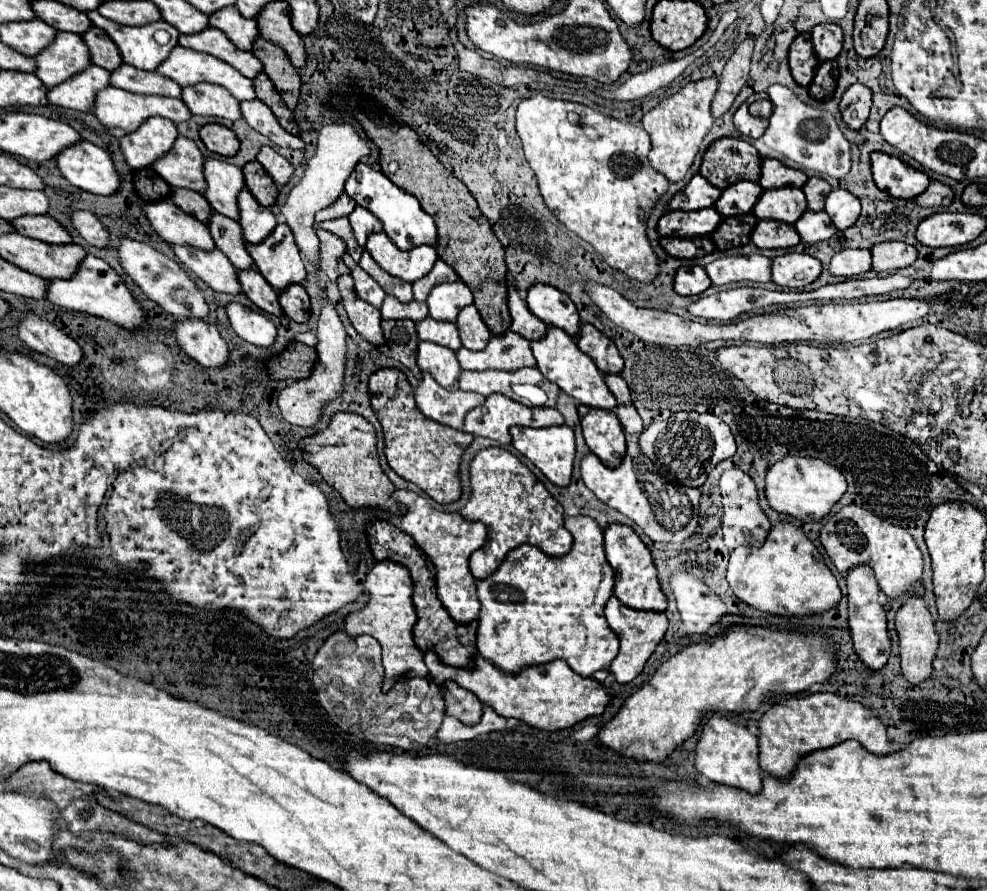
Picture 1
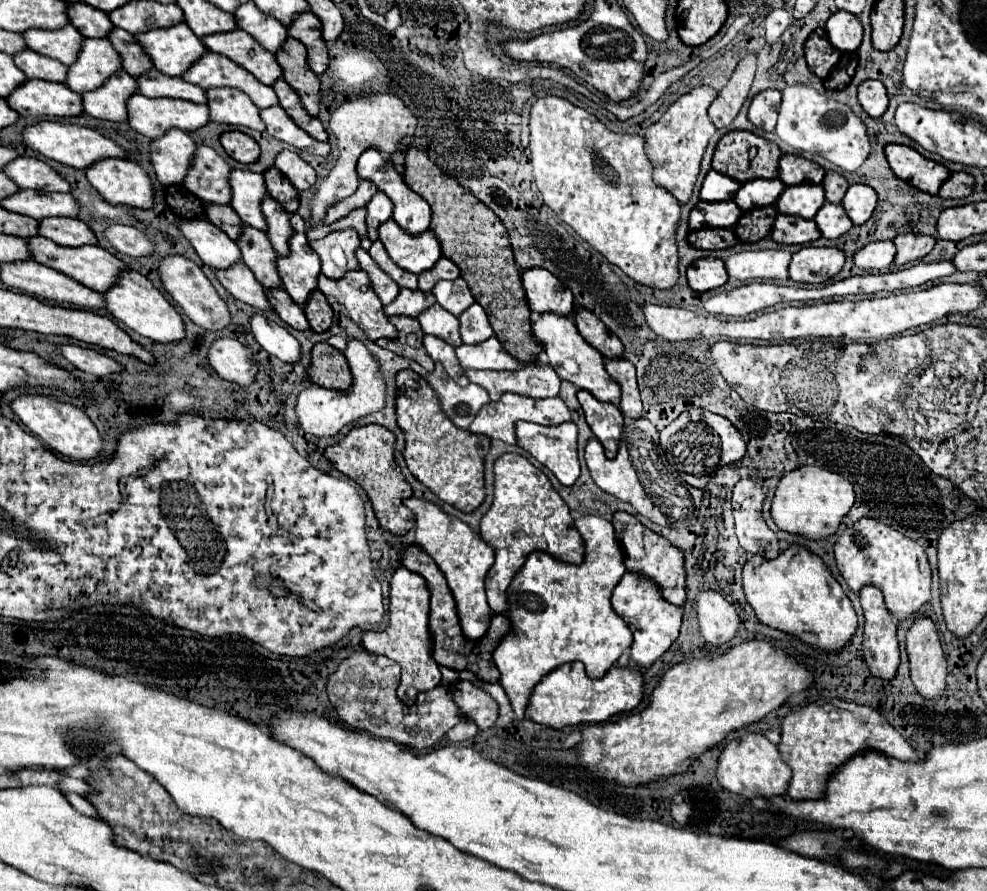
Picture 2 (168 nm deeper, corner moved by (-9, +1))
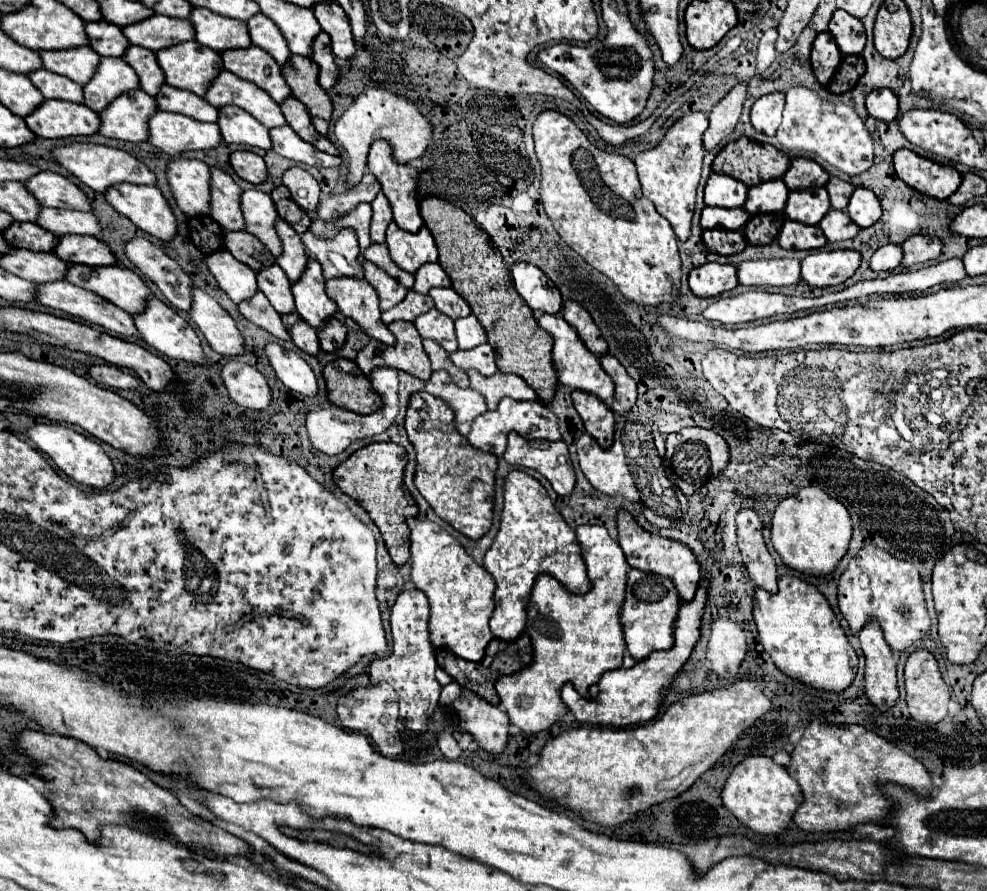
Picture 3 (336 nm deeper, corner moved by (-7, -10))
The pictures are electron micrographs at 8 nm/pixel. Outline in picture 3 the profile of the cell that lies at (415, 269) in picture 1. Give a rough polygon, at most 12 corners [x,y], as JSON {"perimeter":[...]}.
{"perimeter":[[392,221],[386,245],[392,261],[416,273],[438,261],[426,227],[410,233]]}

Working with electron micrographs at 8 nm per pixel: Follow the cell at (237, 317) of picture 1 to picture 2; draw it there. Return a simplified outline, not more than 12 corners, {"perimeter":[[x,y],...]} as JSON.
{"perimeter":[[262,314],[250,318],[256,342],[284,362],[300,360],[298,340]]}

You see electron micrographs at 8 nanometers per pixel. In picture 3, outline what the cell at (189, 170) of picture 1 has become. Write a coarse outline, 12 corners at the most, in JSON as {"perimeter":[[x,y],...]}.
{"perimeter":[[212,167],[210,217],[242,231],[242,189]]}

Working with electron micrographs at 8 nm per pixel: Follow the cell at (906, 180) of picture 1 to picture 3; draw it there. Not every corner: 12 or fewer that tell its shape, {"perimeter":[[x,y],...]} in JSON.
{"perimeter":[[910,149],[894,153],[906,185],[948,199],[962,183],[954,167]]}

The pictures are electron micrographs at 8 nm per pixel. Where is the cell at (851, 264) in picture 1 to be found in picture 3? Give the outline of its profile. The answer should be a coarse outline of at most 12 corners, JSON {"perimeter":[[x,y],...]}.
{"perimeter":[[884,245],[870,259],[872,271],[902,263],[900,245]]}

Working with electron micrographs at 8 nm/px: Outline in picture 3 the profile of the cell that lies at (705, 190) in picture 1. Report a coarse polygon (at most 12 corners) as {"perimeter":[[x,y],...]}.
{"perimeter":[[712,173],[704,203],[742,207],[748,187],[728,175]]}

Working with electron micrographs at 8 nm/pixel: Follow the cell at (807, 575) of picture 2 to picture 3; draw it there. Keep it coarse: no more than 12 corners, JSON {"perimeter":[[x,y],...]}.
{"perimeter":[[792,575],[756,589],[754,621],[784,675],[826,693],[858,657],[826,597]]}

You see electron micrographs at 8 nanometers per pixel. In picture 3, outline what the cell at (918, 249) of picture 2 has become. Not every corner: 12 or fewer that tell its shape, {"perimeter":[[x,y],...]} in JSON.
{"perimeter":[[928,235],[906,239],[902,265],[938,259],[942,241]]}

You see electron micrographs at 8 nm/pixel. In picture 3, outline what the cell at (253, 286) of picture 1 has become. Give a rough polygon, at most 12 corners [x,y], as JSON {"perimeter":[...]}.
{"perimeter":[[282,315],[294,345],[308,353],[320,353],[318,331],[300,315]]}

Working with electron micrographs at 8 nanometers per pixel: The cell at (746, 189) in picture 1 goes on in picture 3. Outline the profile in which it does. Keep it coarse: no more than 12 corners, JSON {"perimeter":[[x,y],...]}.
{"perimeter":[[782,179],[748,191],[744,207],[756,213],[782,211],[790,189]]}

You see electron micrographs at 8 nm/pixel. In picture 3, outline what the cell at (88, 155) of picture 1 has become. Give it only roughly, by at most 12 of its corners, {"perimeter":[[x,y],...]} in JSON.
{"perimeter":[[120,183],[104,197],[144,233],[174,239],[158,187]]}

